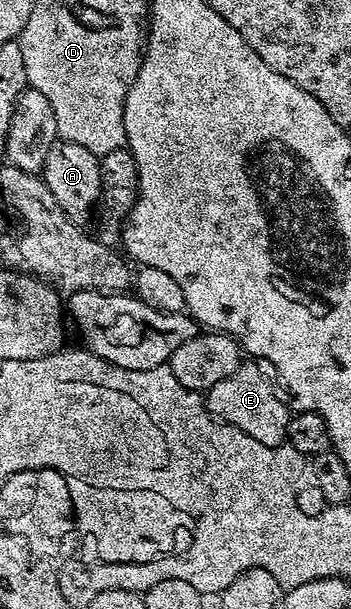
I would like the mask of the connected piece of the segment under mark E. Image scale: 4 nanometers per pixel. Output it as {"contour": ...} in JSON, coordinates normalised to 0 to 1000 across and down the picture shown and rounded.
{"contour":[[[695,593],[684,596],[675,612],[652,612],[641,626],[618,626],[618,632],[590,637],[584,660],[610,688],[687,704],[687,711],[721,718],[721,724],[744,724],[744,731],[801,734],[818,727],[818,706],[835,675],[809,650],[783,644],[758,614],[764,611],[735,594]]]}

